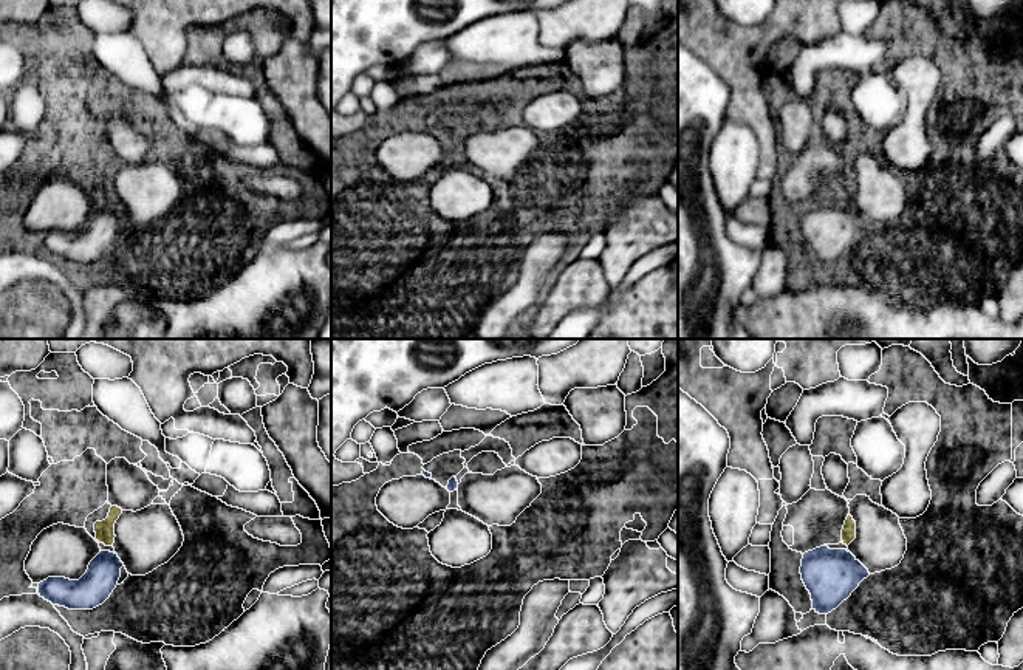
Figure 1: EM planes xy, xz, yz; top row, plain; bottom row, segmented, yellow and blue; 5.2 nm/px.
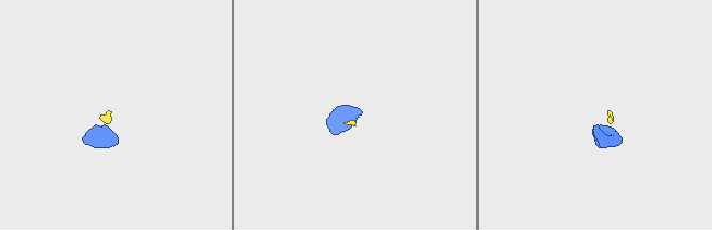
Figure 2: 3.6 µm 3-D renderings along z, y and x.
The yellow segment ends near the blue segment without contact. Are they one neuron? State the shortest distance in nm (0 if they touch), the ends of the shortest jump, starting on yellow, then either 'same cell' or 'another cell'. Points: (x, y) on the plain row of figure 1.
gap 30 nm; span yz (847, 198), (845, 203); another cell

